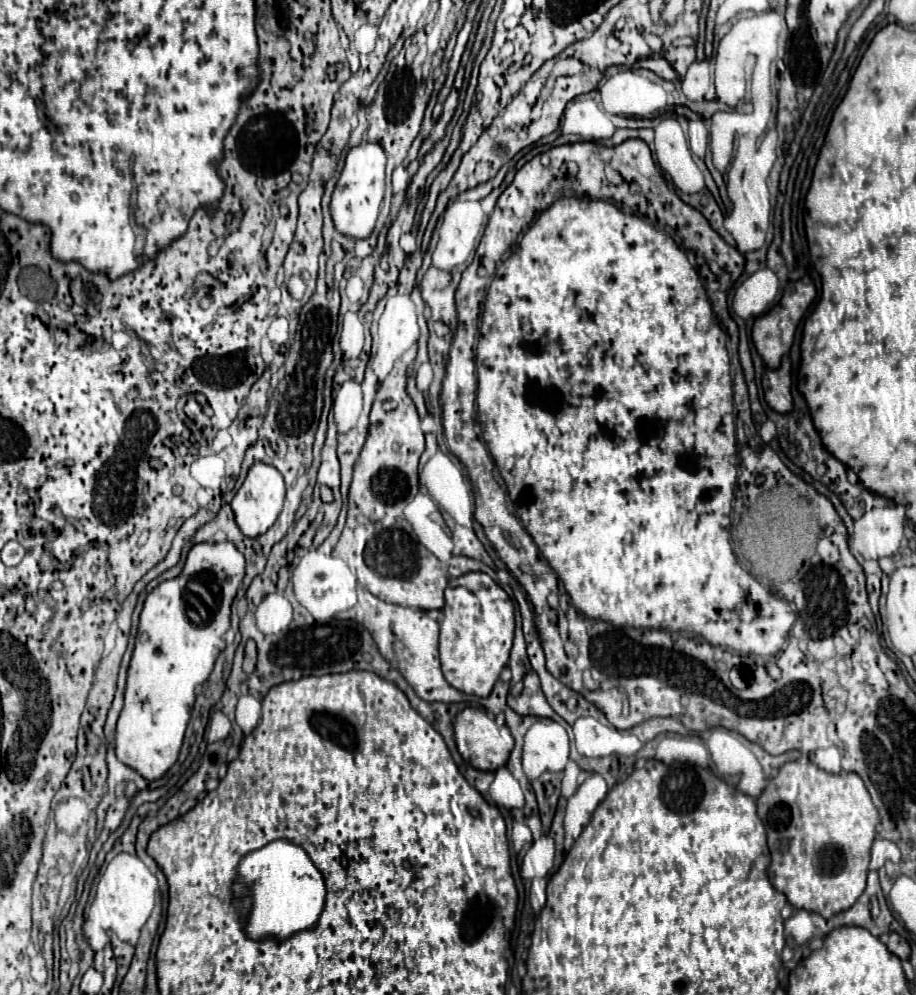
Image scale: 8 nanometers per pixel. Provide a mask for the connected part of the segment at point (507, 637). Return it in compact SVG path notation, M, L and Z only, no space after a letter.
M469 572L459 577L459 586L445 590L439 654L445 680L459 692L489 696L501 670L509 662L515 638L515 606L509 594L487 574Z

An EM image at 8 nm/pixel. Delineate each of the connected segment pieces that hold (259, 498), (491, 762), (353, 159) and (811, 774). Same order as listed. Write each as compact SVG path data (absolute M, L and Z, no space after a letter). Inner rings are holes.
M257 462L249 468L249 474L243 482L243 486L237 490L237 494L231 500L231 508L235 512L235 522L239 526L239 530L249 536L261 536L265 534L277 520L281 508L283 508L283 498L285 498L285 482L283 476L279 474L279 470L271 464L263 464Z
M465 708L457 714L455 740L457 740L457 748L459 748L459 754L463 756L463 760L469 762L473 768L487 770L487 772L495 772L497 768L505 766L509 760L511 748L515 744L509 728L497 726L497 722L493 718L489 718L487 712L481 708Z
M363 142L349 150L343 172L331 196L331 218L341 234L353 238L369 238L373 234L385 194L385 162L387 156L379 144Z
M791 760L779 768L777 776L787 780L787 786L795 792L795 800L799 800L799 812L795 812L795 804L787 804L791 812L779 804L779 812L771 812L771 816L767 816L765 830L771 850L768 877L771 884L787 896L791 906L831 918L833 914L851 908L865 890L879 812L863 780L855 772L829 774L811 762ZM783 812L787 812L787 824L783 824ZM795 816L801 816L803 834L809 836L799 836L799 824L795 824ZM827 844L837 846L845 856L843 870L833 876L817 874L811 862L811 858L815 858L815 854Z

